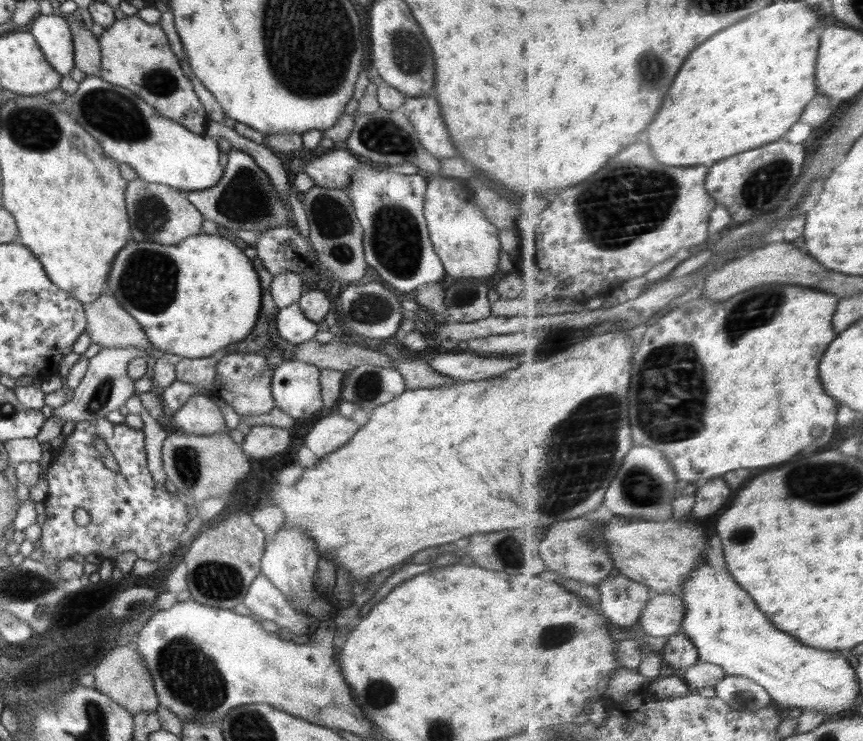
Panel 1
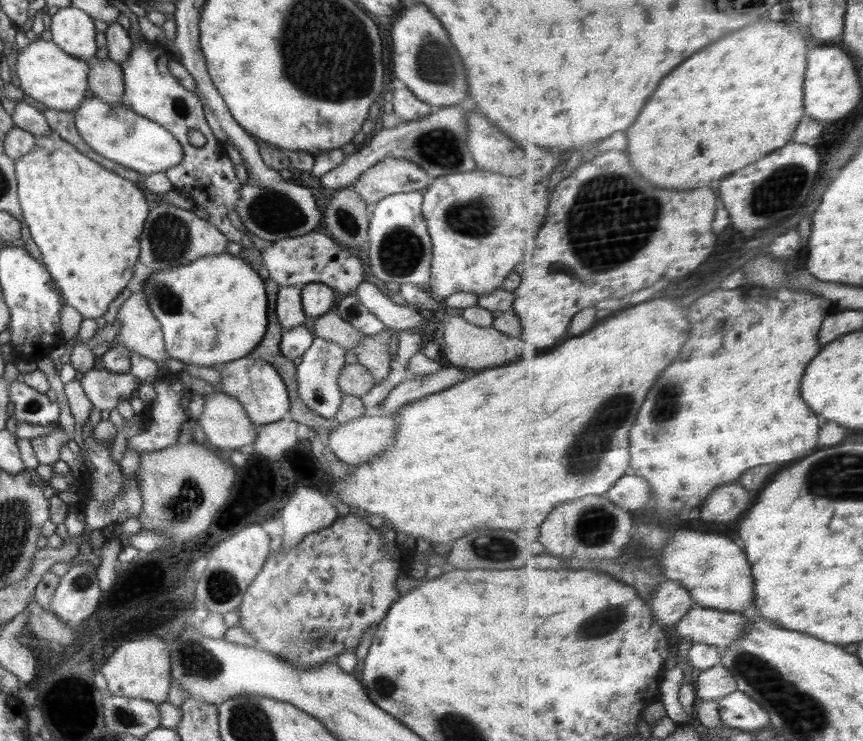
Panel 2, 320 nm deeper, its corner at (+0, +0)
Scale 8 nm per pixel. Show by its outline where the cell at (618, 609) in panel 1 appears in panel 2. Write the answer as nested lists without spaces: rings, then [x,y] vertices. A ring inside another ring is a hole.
[[[667,580],[653,592],[650,606],[661,625],[678,625],[694,608],[695,598],[680,581]]]

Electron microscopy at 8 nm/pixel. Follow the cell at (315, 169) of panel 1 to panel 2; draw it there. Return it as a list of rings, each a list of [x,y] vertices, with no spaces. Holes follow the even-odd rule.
[[[402,156],[386,158],[368,168],[354,185],[350,186],[369,207],[392,194],[411,191],[424,192],[433,179],[414,162]]]

